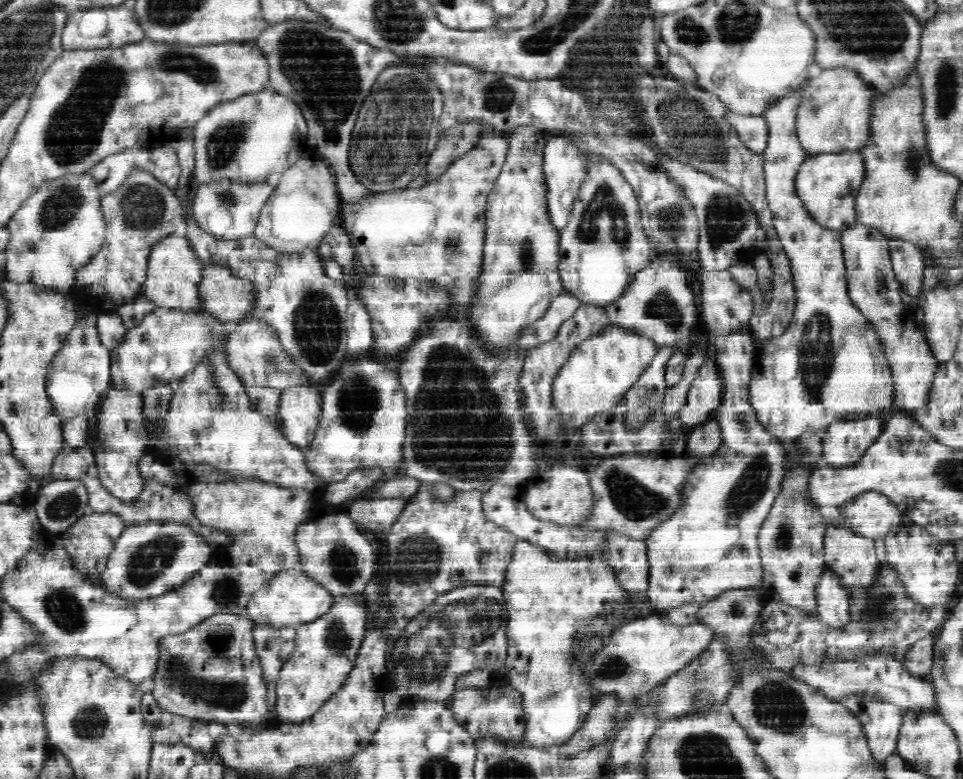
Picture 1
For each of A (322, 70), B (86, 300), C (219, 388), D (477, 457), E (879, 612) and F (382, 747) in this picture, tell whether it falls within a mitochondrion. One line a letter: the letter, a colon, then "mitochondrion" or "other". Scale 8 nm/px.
A: mitochondrion
B: other
C: mitochondrion
D: mitochondrion
E: mitochondrion
F: other

